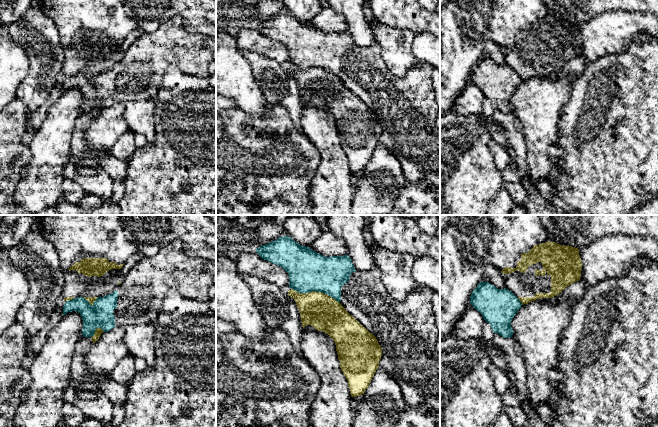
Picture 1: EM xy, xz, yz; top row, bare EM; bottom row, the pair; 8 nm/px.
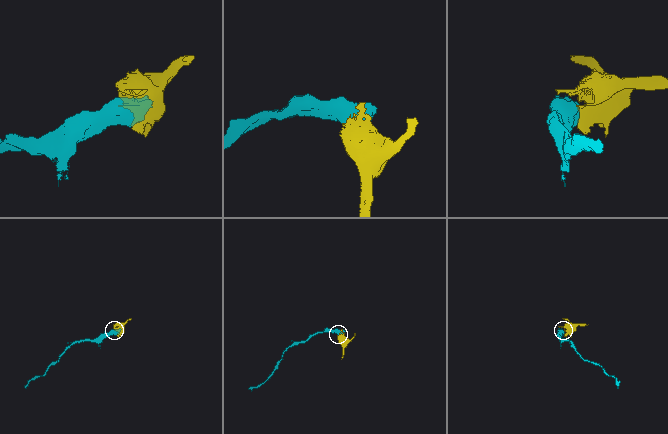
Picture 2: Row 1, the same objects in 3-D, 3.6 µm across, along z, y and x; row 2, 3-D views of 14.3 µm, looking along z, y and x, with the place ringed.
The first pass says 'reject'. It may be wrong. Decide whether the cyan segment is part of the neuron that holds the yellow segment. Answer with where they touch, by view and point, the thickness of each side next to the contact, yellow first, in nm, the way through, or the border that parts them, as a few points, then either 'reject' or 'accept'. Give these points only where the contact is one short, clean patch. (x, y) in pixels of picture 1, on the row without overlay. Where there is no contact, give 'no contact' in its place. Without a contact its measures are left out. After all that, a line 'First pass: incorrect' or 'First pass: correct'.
xz (309, 68) | 280/320 nm | along xz (292, 64), (303, 69), (320, 67), (325, 70) | reject
First pass: correct

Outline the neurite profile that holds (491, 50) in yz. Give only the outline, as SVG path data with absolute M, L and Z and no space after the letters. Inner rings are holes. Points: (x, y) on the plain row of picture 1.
M487 41L483 47L482 57L494 61L498 65L505 64L504 50L493 41Z

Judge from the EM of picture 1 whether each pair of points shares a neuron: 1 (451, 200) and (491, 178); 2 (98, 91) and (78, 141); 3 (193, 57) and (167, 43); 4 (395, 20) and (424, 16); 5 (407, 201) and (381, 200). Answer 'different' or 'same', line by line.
1: same
2: different
3: same
4: same
5: different

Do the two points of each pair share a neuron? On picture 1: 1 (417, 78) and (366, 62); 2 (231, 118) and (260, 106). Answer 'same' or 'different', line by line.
1: same
2: different

